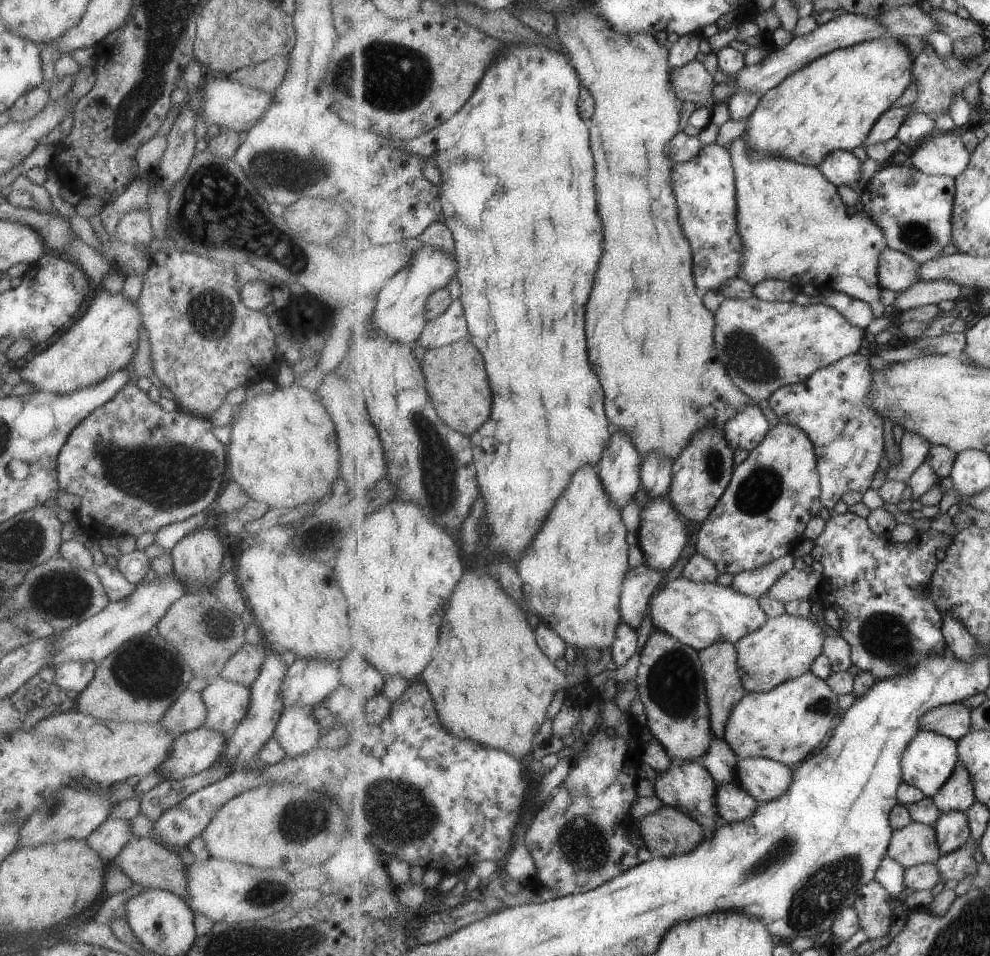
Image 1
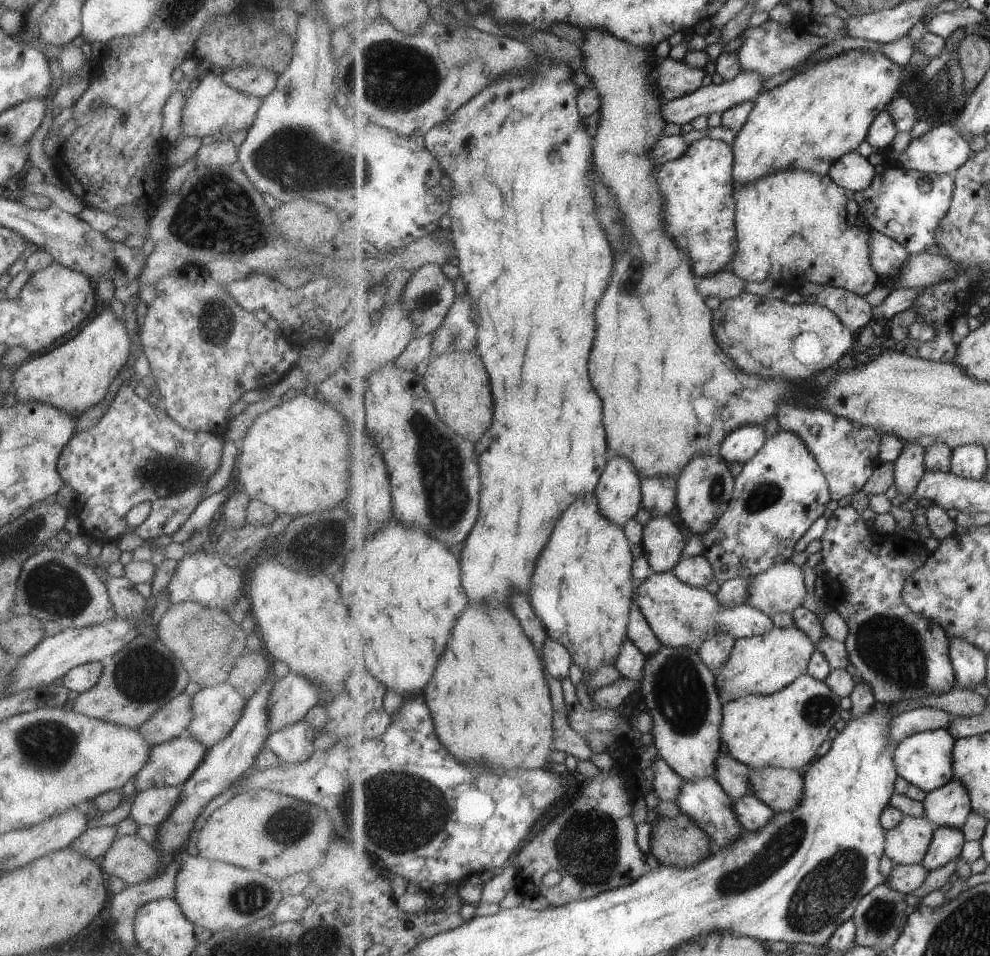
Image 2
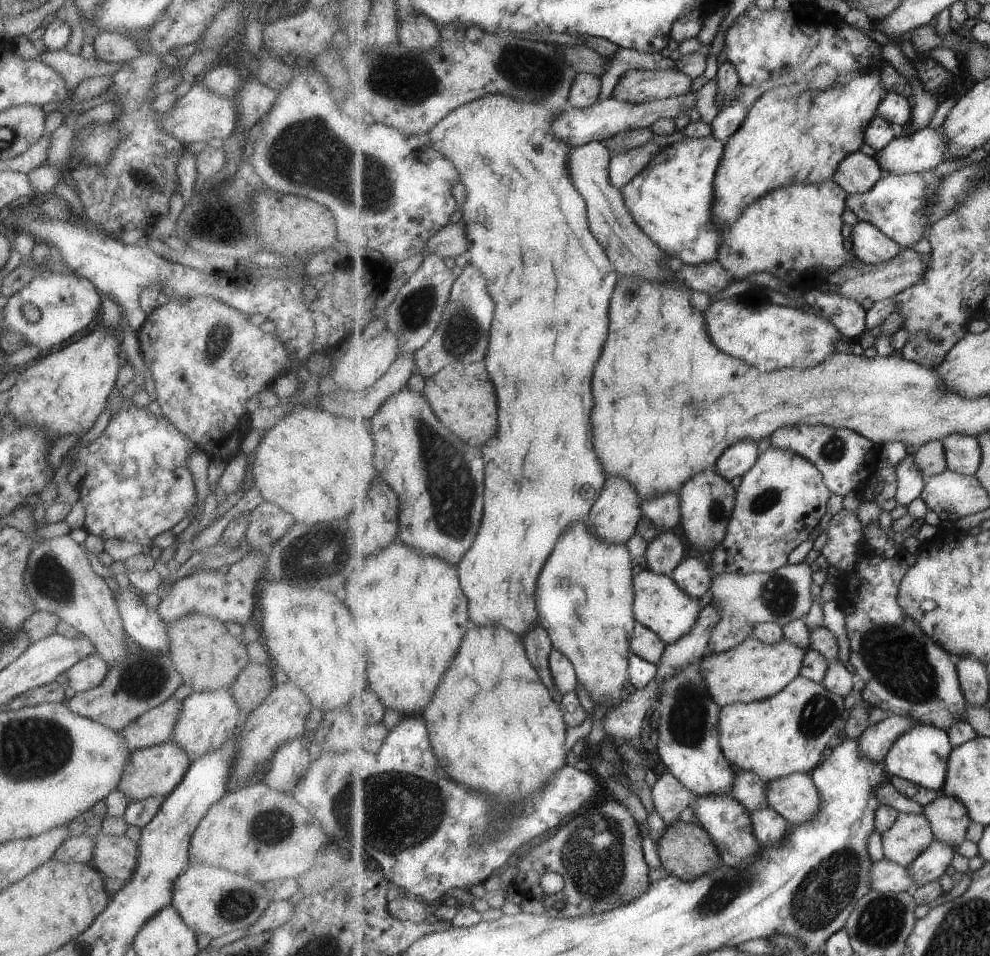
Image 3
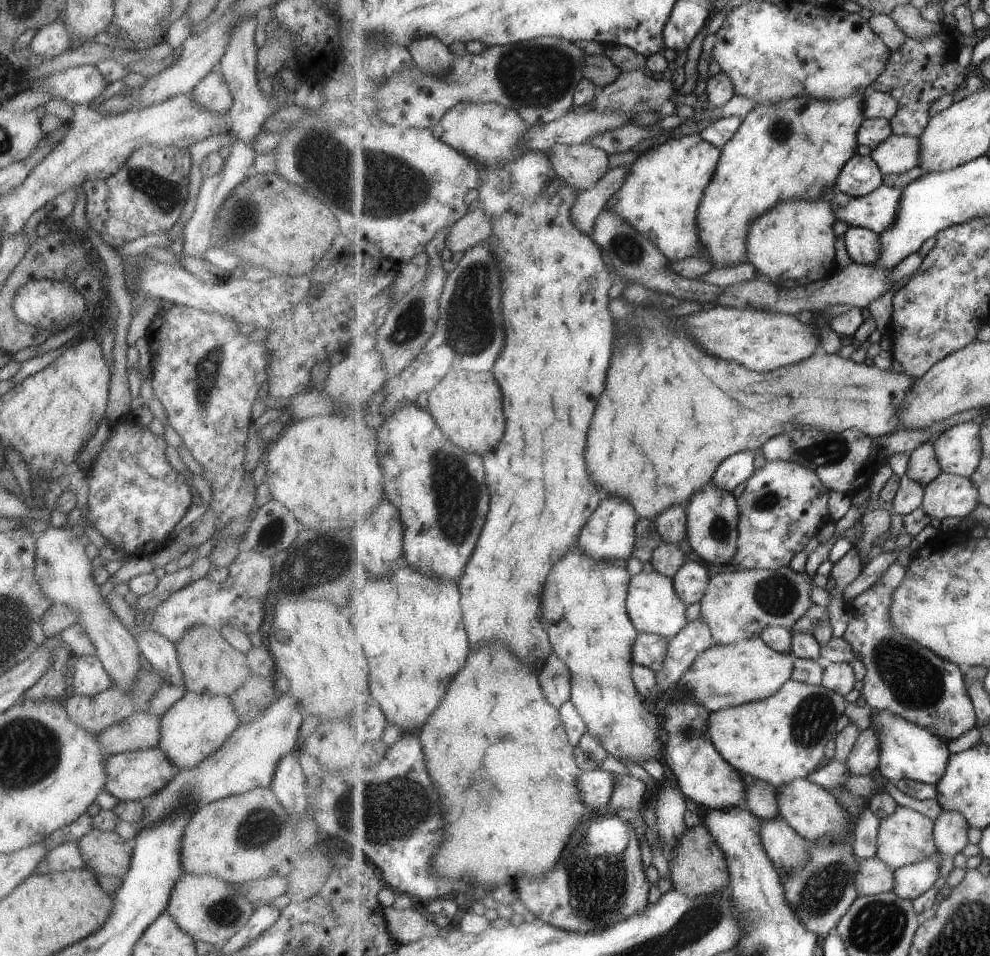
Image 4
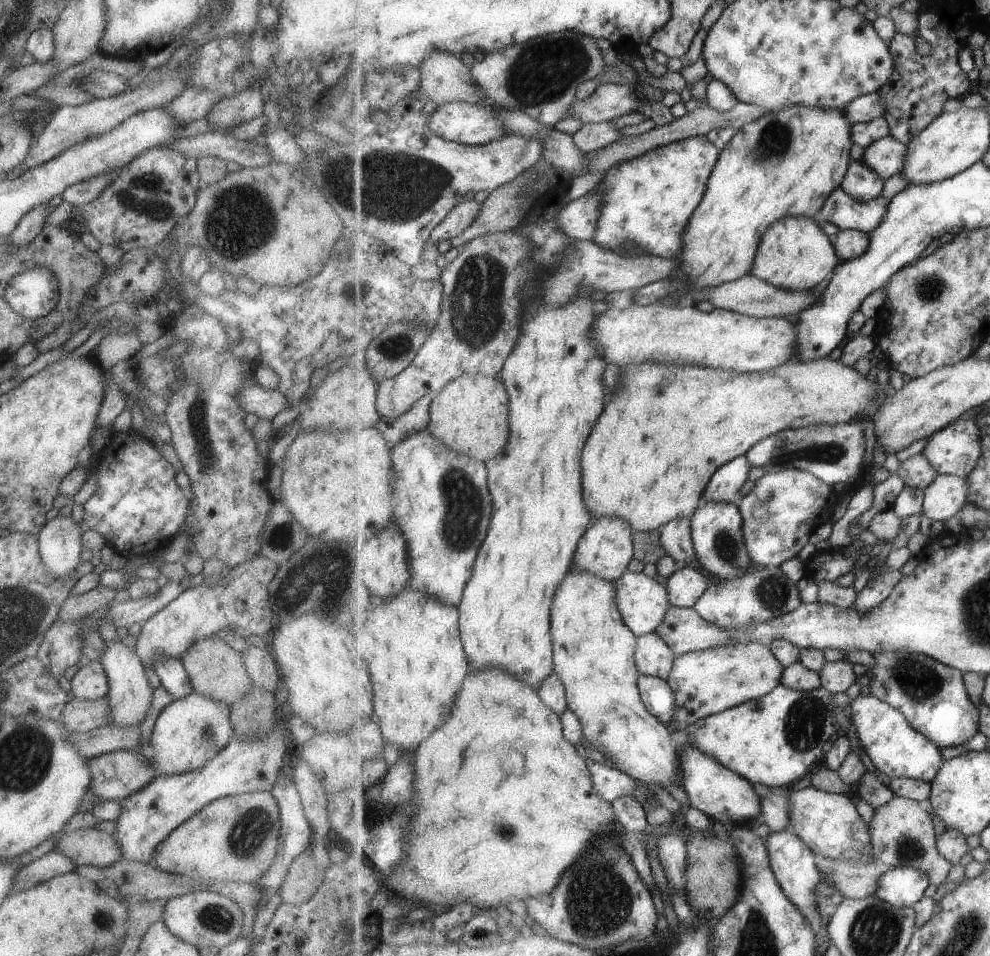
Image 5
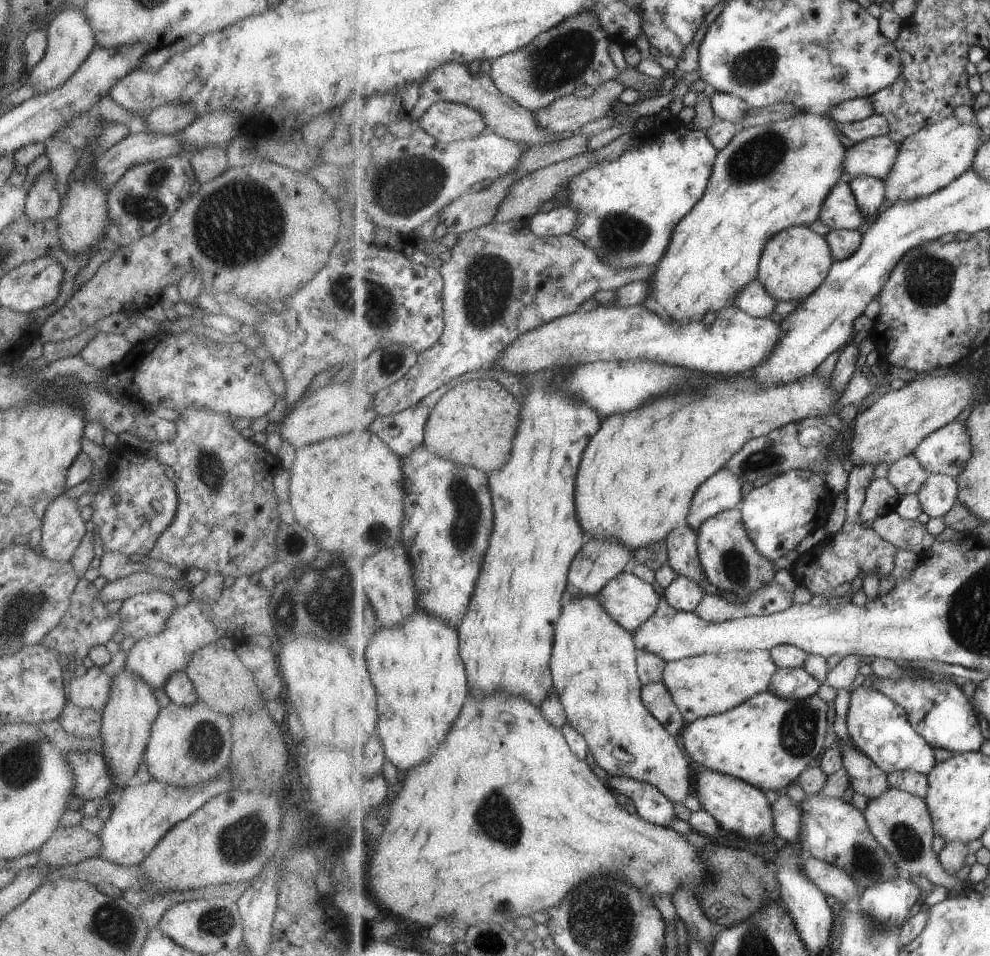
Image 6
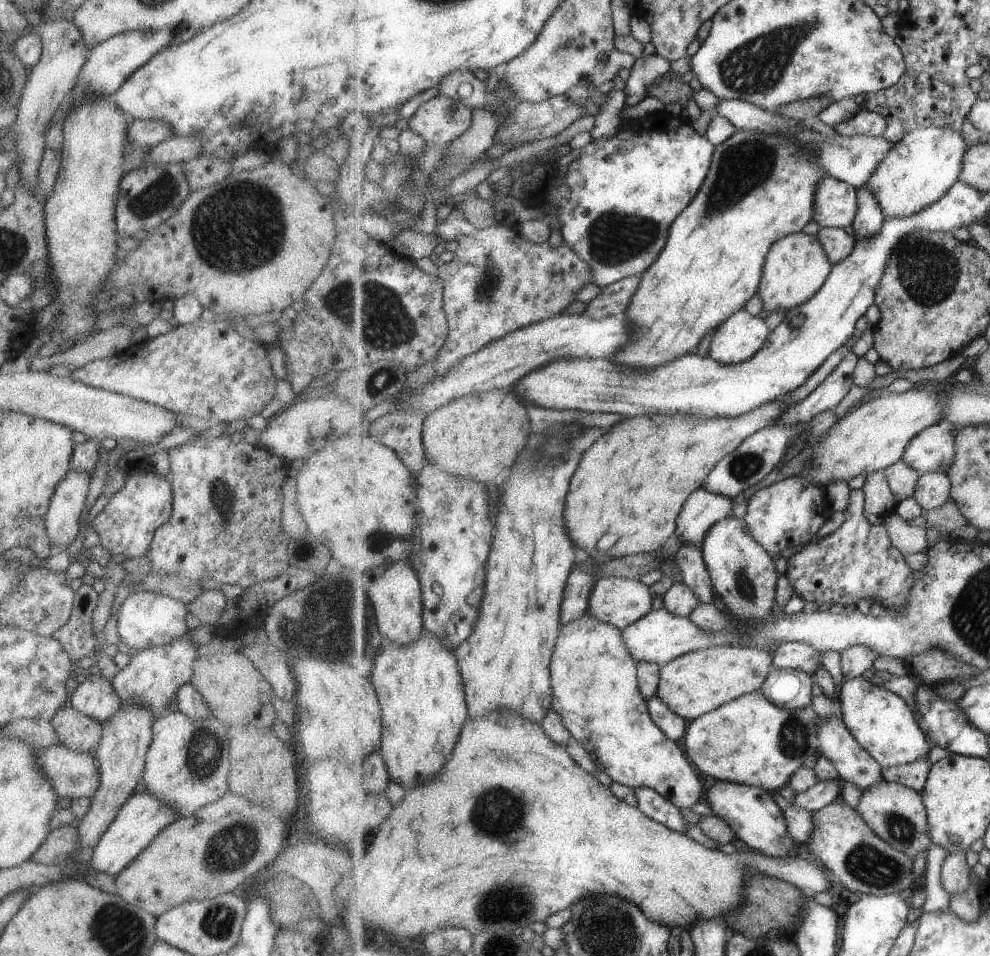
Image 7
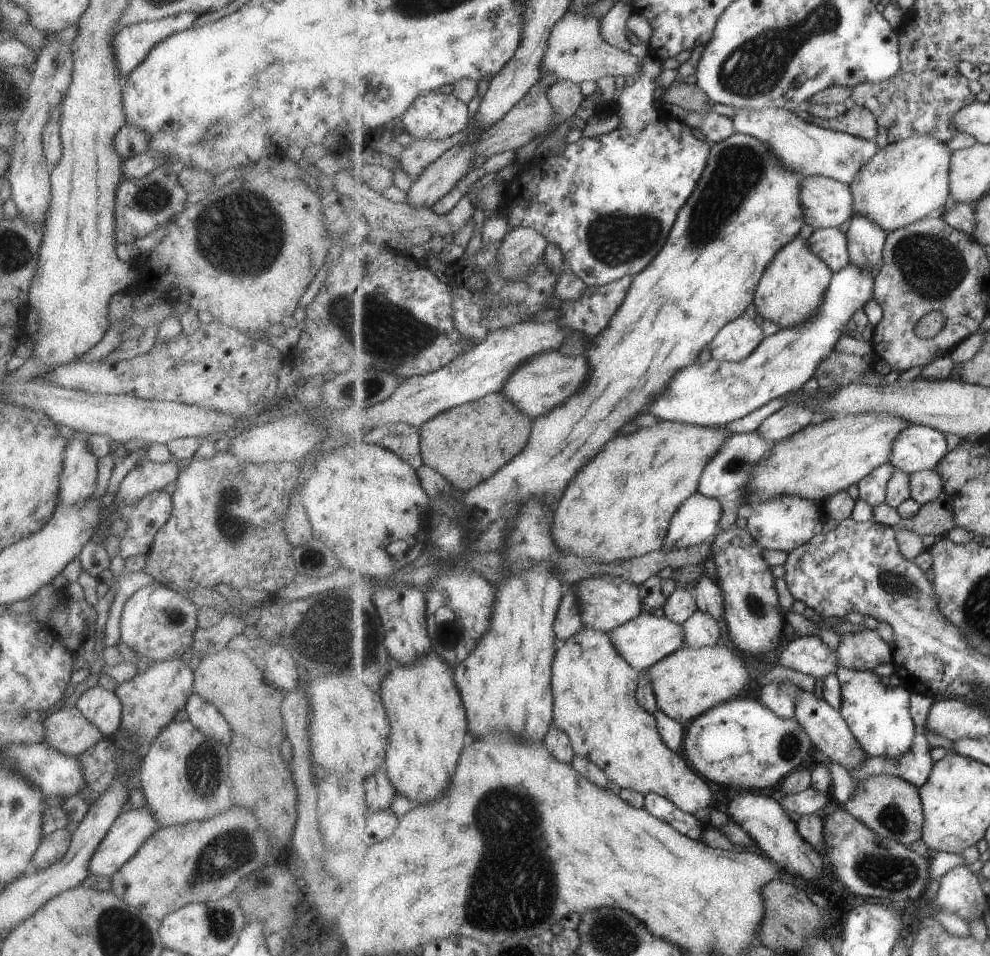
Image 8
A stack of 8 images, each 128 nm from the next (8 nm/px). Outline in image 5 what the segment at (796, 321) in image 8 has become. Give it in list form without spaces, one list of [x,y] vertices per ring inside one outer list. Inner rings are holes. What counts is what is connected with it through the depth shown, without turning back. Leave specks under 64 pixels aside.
[[[788,216],[769,226],[761,238],[752,274],[773,286],[792,291],[811,291],[825,278],[831,277],[840,262],[834,237],[827,236],[814,218]]]

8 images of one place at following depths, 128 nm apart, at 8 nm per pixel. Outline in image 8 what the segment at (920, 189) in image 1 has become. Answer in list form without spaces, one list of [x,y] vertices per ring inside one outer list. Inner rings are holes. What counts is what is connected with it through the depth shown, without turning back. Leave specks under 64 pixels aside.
[[[821,175],[805,177],[801,182],[801,204],[806,224],[815,229],[841,226],[855,215],[849,183]]]

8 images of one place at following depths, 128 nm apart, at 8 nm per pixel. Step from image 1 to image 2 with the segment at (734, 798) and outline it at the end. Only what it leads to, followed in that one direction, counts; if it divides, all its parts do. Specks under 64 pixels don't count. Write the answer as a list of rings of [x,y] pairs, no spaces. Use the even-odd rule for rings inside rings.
[[[754,794],[734,800],[734,802],[736,803],[737,818],[741,820],[745,831],[763,830],[777,816],[772,807]]]

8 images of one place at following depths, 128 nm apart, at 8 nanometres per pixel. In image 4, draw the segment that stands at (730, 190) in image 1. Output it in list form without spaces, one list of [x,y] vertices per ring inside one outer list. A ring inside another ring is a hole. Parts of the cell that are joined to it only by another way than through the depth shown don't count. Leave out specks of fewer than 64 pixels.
[[[700,133],[667,140],[631,164],[626,184],[611,196],[607,207],[656,244],[665,261],[704,254],[697,214],[705,188],[717,172],[721,154],[722,149],[701,138]]]

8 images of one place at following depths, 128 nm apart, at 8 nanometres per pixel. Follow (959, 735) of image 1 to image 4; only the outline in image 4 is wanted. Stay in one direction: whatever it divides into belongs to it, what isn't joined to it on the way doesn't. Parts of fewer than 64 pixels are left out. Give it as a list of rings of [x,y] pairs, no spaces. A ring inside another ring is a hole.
[[[870,726],[858,736],[856,747],[851,750],[847,762],[854,775],[878,775],[881,760],[881,742],[877,730]]]

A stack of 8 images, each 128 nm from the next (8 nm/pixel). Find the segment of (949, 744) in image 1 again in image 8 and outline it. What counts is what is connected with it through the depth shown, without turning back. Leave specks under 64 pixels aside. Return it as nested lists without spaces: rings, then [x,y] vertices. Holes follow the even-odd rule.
[[[840,667],[836,675],[842,682],[844,695],[844,705],[840,711],[868,756],[899,758],[901,754],[909,752],[917,736],[917,725],[914,721],[911,707],[911,700],[915,698],[914,694],[903,686],[891,687],[887,685],[886,681],[875,674],[873,670],[853,670]]]

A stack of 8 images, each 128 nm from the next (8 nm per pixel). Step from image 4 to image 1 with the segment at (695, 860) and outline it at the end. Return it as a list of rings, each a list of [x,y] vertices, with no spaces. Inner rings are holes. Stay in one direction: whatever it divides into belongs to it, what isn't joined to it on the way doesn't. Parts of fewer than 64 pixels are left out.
[[[665,806],[639,822],[639,834],[654,857],[691,853],[707,838],[702,824],[683,811]]]

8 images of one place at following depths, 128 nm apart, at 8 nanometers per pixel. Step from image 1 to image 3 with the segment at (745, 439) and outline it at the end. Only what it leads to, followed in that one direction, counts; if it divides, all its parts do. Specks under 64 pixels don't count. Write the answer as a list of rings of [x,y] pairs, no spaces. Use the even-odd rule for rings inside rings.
[[[753,440],[737,442],[735,446],[725,450],[724,456],[717,461],[714,469],[717,474],[731,482],[733,478],[743,478],[760,460],[759,454],[761,452],[757,442]]]

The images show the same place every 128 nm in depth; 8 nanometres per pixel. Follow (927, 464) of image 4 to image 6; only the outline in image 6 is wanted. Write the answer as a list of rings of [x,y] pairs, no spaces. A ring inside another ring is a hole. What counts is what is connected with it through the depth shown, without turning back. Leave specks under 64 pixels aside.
[[[915,454],[904,456],[891,464],[887,478],[900,495],[918,494],[931,476]]]

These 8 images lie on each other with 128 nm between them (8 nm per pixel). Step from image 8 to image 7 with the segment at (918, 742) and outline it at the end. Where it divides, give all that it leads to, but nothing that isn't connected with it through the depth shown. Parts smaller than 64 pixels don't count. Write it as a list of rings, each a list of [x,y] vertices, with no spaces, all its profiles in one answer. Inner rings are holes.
[[[916,760],[909,764],[901,764],[883,768],[883,776],[889,782],[897,782],[916,791],[922,791],[928,781],[933,763],[928,760]]]

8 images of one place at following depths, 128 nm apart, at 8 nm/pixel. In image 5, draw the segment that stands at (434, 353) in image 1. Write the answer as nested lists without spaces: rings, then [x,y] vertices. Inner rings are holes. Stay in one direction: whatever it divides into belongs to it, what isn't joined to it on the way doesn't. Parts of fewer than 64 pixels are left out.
[[[481,373],[452,380],[431,404],[428,429],[451,450],[487,462],[509,442],[509,394],[505,384]]]

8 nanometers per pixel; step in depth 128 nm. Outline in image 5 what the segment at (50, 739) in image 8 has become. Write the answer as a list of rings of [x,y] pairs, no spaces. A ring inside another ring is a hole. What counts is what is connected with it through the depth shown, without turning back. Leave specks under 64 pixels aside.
[[[73,697],[65,703],[58,721],[71,733],[84,733],[105,726],[109,723],[106,697],[97,700]]]

